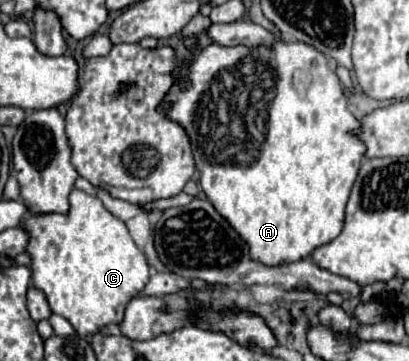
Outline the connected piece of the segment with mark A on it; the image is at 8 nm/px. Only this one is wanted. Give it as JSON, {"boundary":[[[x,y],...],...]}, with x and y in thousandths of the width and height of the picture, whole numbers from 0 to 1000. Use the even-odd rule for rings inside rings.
{"boundary":[[[677,116],[667,133],[599,133],[599,127],[535,127],[516,122],[491,133],[487,144],[472,150],[467,183],[457,194],[443,194],[447,211],[467,216],[467,244],[443,249],[443,238],[423,238],[408,277],[423,283],[423,299],[413,305],[413,327],[438,338],[467,388],[472,404],[472,432],[482,449],[482,471],[491,482],[491,521],[506,537],[511,560],[526,571],[526,582],[555,604],[555,615],[570,626],[570,637],[604,670],[614,720],[638,726],[648,737],[687,737],[687,731],[711,731],[731,726],[760,709],[760,693],[809,670],[809,659],[824,659],[839,637],[839,604],[844,604],[844,565],[858,532],[858,515],[868,504],[868,482],[878,476],[878,454],[892,421],[892,404],[858,377],[858,360],[878,349],[873,327],[848,305],[848,271],[839,260],[839,238],[829,216],[819,211],[814,194],[800,188],[795,155],[770,139],[765,127],[736,122],[736,116]]]}

